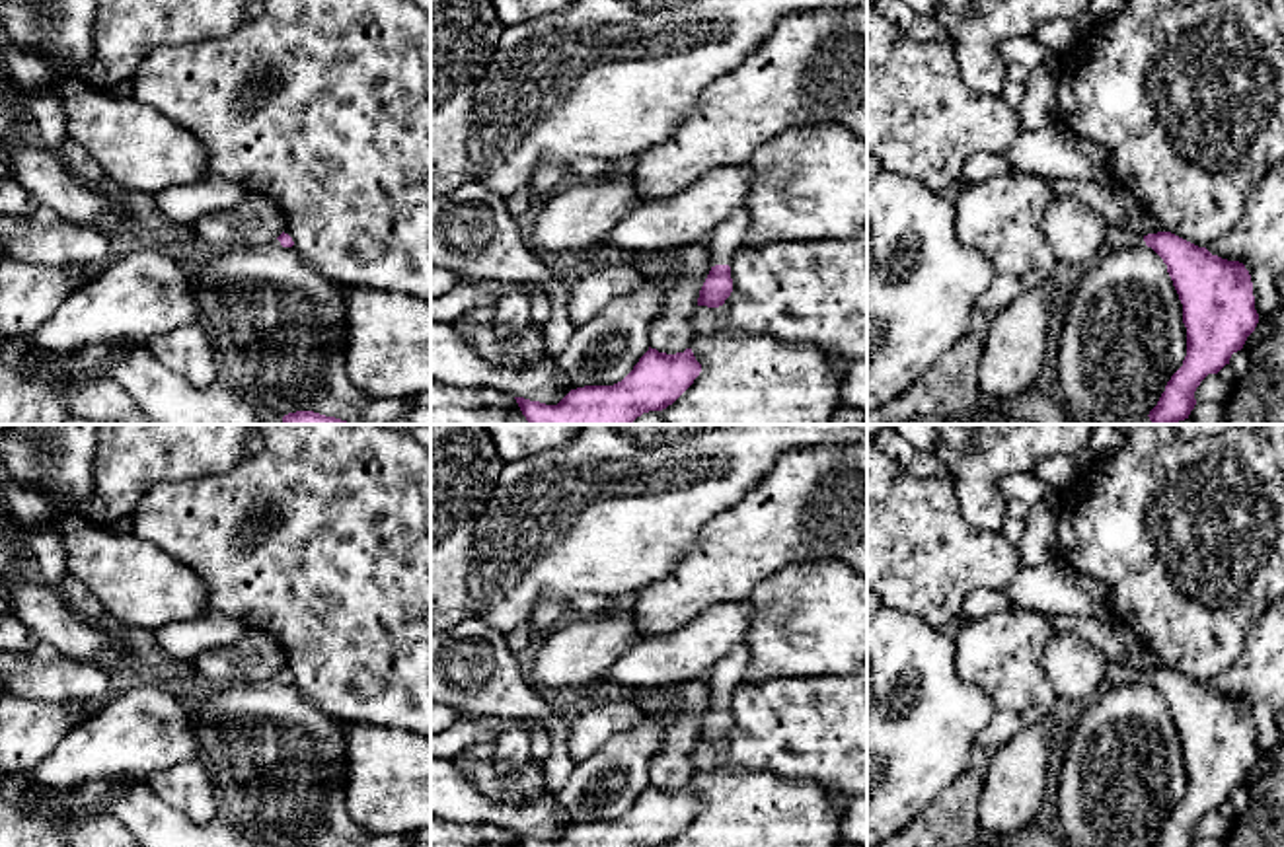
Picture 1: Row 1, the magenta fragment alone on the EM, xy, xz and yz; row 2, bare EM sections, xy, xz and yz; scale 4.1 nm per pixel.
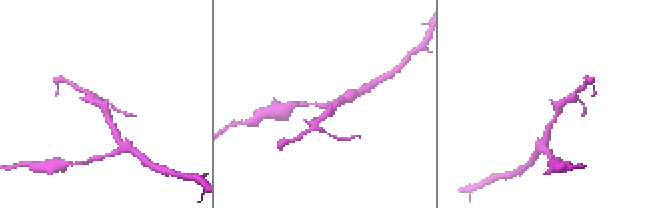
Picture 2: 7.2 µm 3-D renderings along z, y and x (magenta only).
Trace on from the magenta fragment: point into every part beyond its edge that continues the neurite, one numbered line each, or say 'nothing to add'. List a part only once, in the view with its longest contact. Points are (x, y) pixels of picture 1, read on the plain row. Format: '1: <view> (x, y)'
1: xz (727, 674)

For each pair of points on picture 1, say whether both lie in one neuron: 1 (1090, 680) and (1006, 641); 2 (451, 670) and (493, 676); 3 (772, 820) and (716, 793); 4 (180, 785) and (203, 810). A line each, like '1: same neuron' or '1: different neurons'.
1: different neurons
2: same neuron
3: same neuron
4: same neuron

